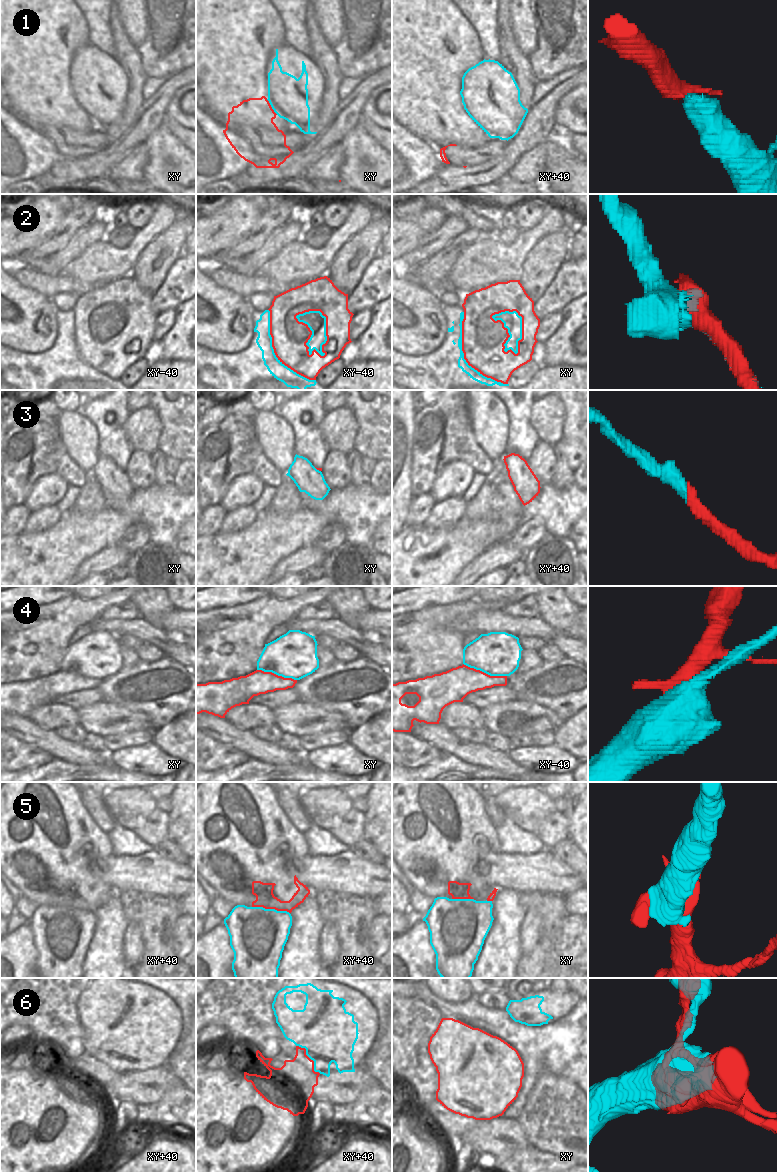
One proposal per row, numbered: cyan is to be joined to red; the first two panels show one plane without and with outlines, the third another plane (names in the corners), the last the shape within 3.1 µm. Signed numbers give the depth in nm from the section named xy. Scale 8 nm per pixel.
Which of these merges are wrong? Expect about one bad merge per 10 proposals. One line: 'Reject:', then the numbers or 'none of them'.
Reject: none of them.

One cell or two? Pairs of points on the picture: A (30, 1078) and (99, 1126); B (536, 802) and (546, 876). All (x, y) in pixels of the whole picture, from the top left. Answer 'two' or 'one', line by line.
A: two
B: two

